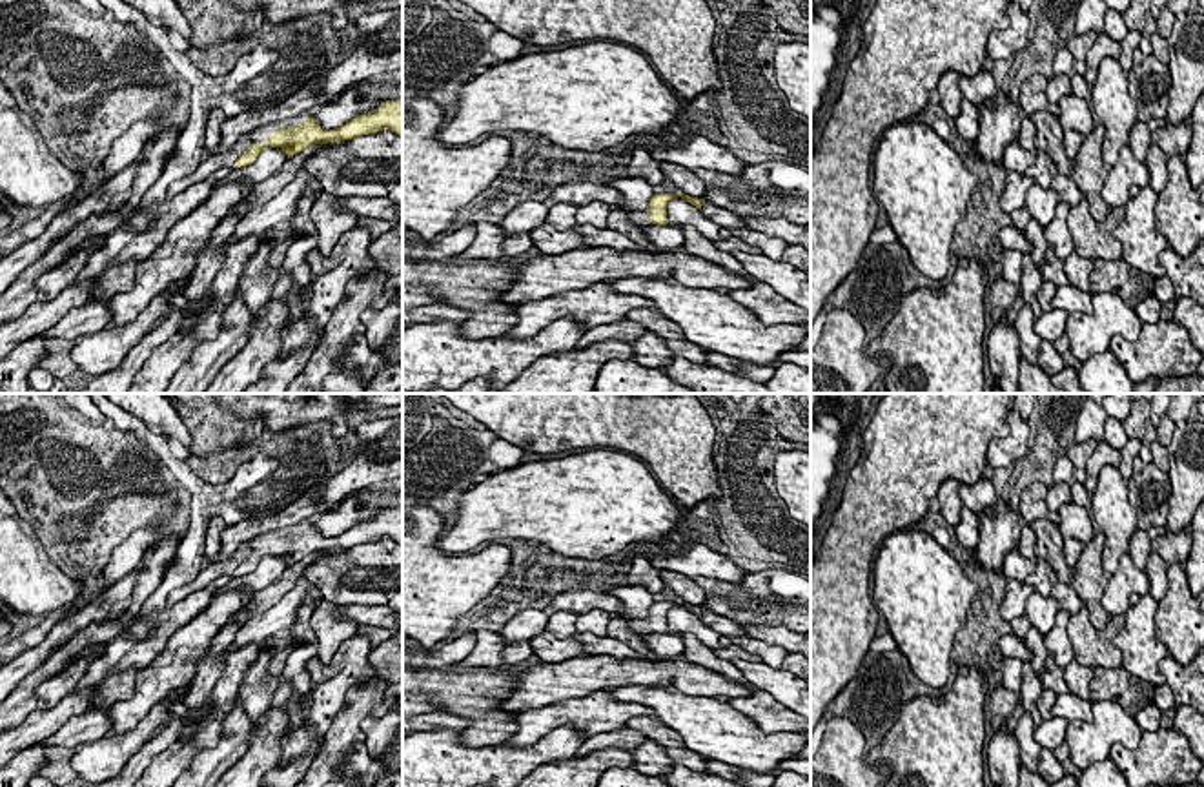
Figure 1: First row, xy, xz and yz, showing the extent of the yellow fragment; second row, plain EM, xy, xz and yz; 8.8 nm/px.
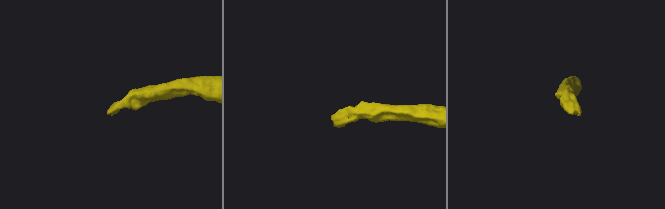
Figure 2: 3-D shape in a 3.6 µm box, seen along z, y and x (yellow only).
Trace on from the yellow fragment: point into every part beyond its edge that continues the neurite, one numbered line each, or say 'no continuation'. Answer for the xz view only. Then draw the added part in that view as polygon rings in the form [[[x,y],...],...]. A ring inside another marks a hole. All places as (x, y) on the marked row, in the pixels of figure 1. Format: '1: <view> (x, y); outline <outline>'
1: xz (638, 217); outline [[[638,210],[628,211],[627,219],[638,226],[650,226],[652,224],[647,211],[638,211]]]

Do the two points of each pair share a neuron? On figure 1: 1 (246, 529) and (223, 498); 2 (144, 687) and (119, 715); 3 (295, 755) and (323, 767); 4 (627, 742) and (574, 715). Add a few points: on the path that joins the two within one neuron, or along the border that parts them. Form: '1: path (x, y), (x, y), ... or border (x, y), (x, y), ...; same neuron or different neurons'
1: border (272, 516), (230, 525); different neurons
2: path (144, 695), (126, 713); same neuron
3: border (321, 747), (306, 767); different neurons
4: border (625, 727), (598, 731), (587, 738); different neurons

